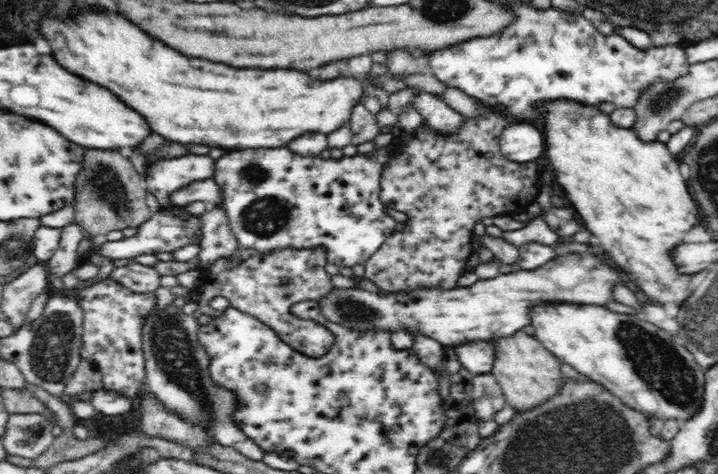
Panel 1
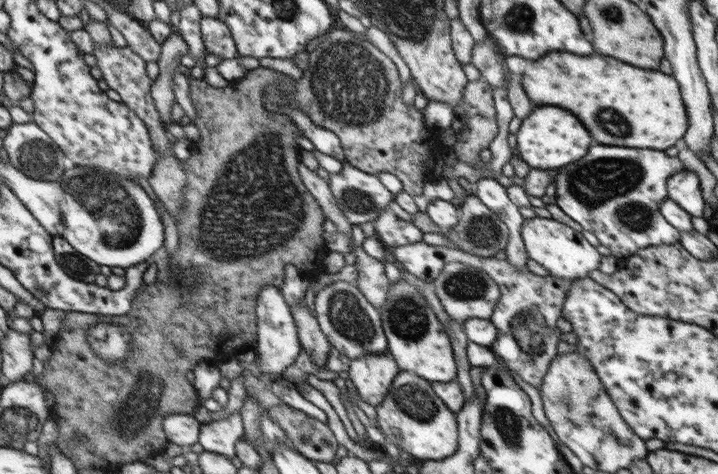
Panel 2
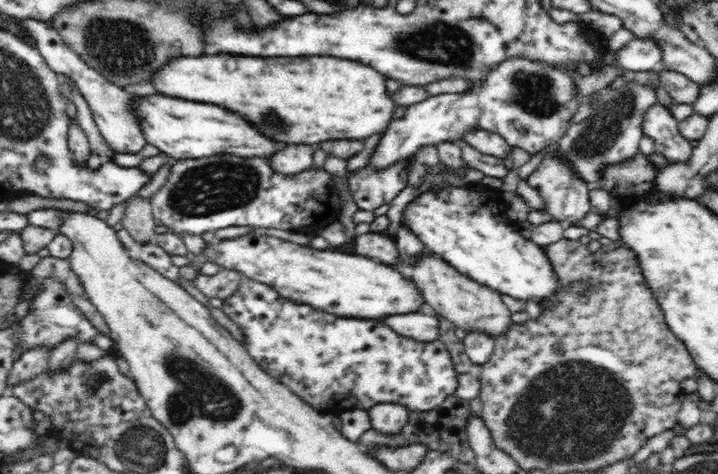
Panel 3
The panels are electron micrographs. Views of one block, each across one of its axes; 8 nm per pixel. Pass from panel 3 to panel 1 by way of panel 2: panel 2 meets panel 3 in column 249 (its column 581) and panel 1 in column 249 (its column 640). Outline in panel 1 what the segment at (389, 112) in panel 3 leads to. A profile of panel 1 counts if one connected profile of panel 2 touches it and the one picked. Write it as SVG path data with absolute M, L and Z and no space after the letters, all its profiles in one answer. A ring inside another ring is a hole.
M108 4L86 7L84 12L72 14L66 22L50 12L40 22L42 36L50 44L52 56L60 66L80 78L86 78L88 82L114 92L126 106L138 110L138 114L146 118L152 132L172 142L204 146L208 142L208 146L224 146L234 150L286 146L290 140L306 132L324 132L326 135L332 133L334 128L340 128L348 122L352 108L364 98L362 82L354 78L314 82L308 74L296 70L238 70L224 64L182 56L170 46L150 38L130 19L102 10L106 6Z

